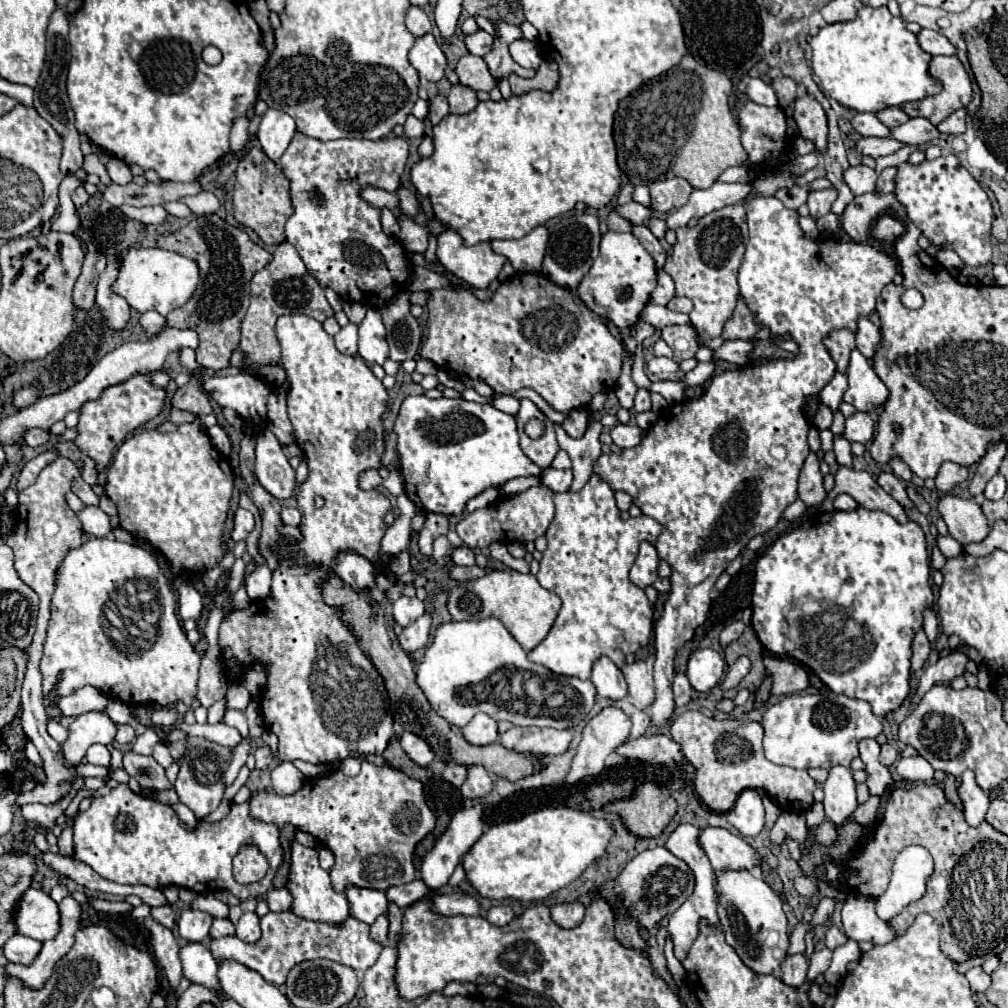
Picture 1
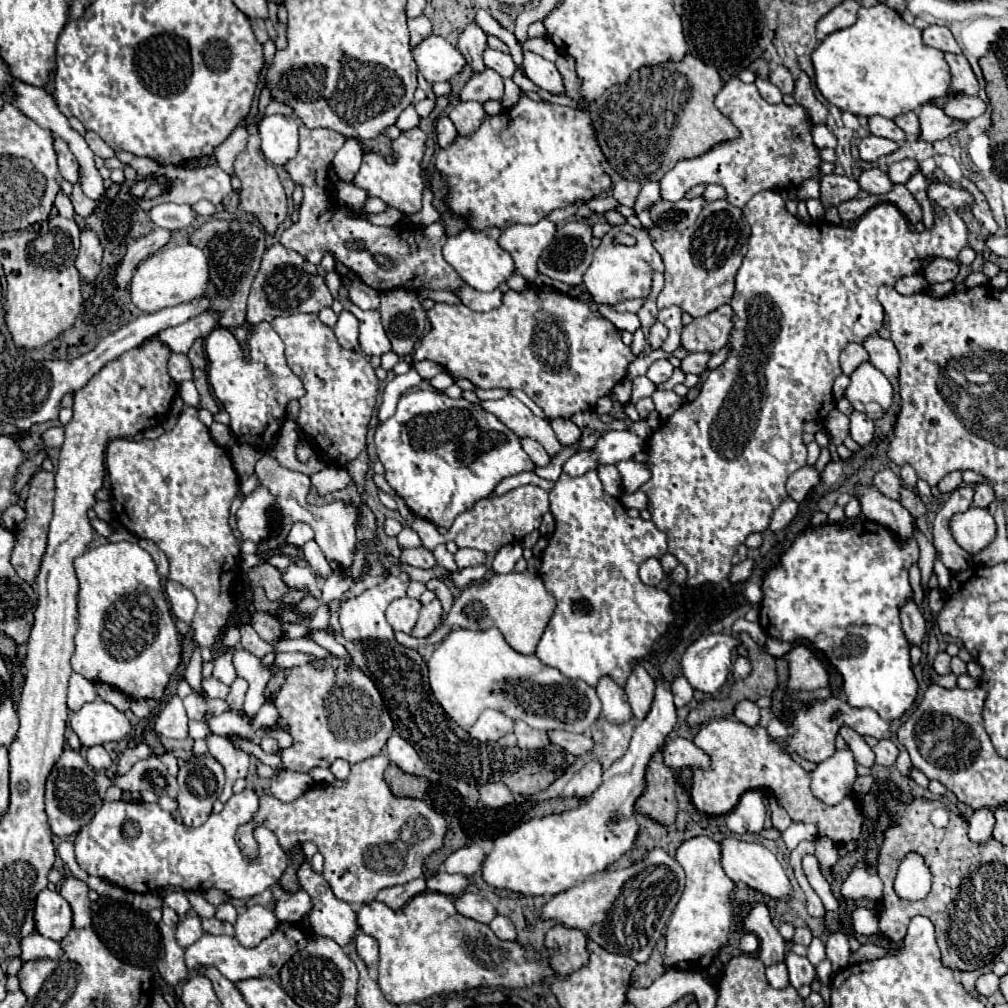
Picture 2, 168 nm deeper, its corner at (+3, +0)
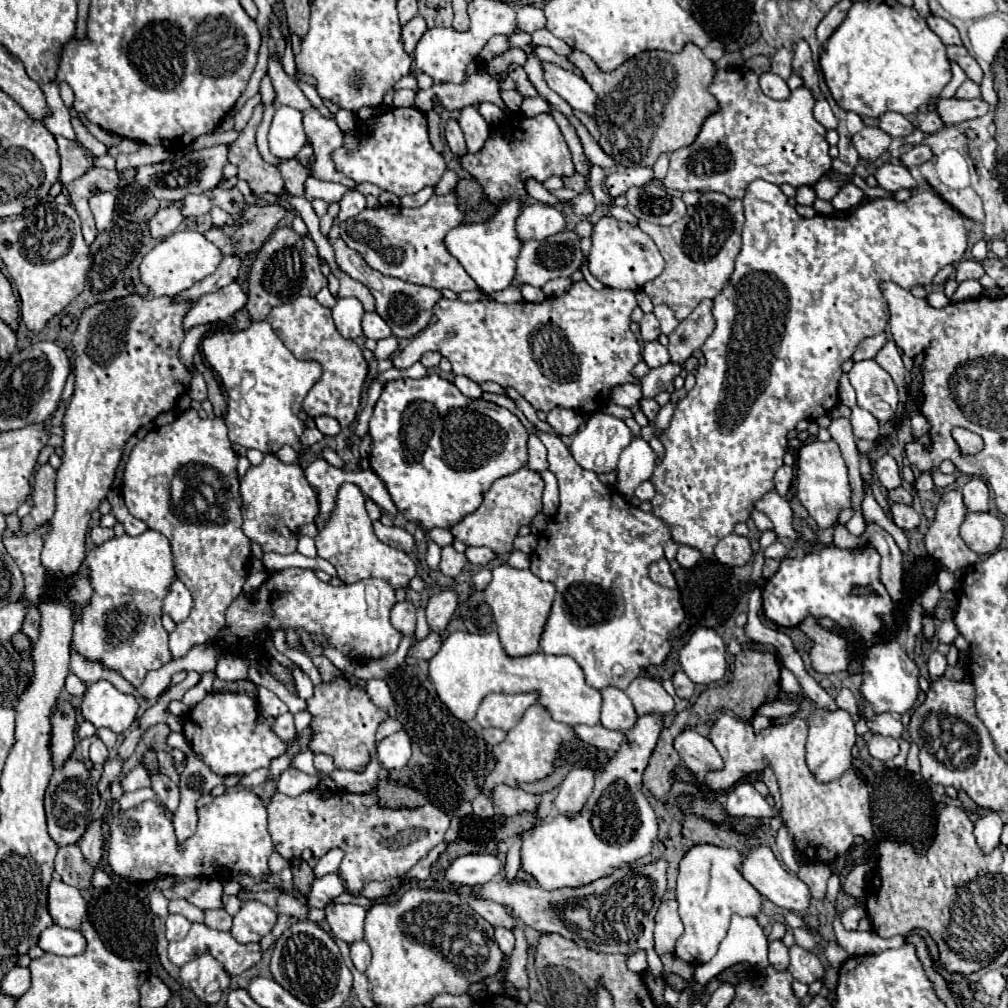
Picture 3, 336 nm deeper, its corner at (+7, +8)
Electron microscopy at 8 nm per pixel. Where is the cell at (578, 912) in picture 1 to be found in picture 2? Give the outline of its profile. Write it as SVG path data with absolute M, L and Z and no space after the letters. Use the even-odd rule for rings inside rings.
M552 926L546 934L546 950L552 968L560 974L570 974L588 962L586 934L580 928Z

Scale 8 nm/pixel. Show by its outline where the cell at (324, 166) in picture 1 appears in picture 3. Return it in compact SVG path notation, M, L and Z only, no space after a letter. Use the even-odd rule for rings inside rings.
M456 192L436 194L420 208L406 206L376 206L364 208L356 218L348 218L340 224L340 238L362 254L366 264L384 276L400 278L412 284L450 288L456 294L464 290L476 290L476 282L466 274L460 262L448 252L444 238L446 234L464 222L464 210L458 206Z

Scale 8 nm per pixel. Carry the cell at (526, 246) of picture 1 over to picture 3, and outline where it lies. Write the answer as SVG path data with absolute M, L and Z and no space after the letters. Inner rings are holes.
M536 202L532 206L526 206L520 210L520 216L516 220L516 232L520 240L540 240L548 238L552 234L558 234L566 228L564 212L556 206Z

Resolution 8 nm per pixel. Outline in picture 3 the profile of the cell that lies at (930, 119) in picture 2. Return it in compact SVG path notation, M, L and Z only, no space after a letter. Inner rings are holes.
M936 98L932 102L938 104L936 112L940 114L940 118L944 118L946 124L958 124L964 120L984 116L988 112L988 102L984 102L982 98L974 98L974 100L960 100L960 98L942 100L942 98Z

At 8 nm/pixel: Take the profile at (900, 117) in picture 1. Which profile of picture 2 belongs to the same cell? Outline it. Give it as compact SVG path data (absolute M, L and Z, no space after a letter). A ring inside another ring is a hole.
M914 112L898 114L898 116L894 118L894 122L896 122L896 126L898 126L898 128L902 128L902 130L904 130L906 134L910 134L910 136L918 136L918 132L920 132L918 116L916 116Z

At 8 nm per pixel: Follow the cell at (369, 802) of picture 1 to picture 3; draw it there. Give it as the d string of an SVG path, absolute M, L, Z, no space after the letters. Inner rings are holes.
M318 790L304 792L296 798L278 792L268 806L268 832L276 850L292 860L300 858L306 848L312 850L314 858L324 856L330 848L342 848L346 856L340 864L340 876L352 892L358 892L364 882L408 872L442 842L448 826L450 818L432 804L424 804L416 810L382 808L376 790L370 794L334 792L330 798L322 798Z

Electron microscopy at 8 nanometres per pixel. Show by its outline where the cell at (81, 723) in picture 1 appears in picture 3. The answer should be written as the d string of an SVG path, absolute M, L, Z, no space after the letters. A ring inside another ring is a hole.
M100 680L88 688L80 712L84 720L92 722L96 728L106 726L116 734L122 734L132 726L138 708L136 696L124 694L110 682Z

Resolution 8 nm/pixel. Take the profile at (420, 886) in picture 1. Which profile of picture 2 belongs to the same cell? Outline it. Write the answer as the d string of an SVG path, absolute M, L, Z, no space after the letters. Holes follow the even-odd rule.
M436 872L426 880L426 888L430 892L440 892L440 894L460 894L468 886L468 878L460 874L448 874L448 872Z

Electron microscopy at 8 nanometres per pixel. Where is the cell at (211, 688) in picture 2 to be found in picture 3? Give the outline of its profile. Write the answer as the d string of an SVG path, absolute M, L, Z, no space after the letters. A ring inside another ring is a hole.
M222 656L216 666L216 676L222 680L246 680L248 664L238 656Z

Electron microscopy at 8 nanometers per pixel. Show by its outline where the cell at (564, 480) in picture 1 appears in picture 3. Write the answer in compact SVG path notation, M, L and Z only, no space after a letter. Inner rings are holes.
M596 412L574 434L570 452L582 468L608 474L616 470L620 452L630 442L632 432L624 420L606 412ZM596 458L602 458L602 466L596 466Z

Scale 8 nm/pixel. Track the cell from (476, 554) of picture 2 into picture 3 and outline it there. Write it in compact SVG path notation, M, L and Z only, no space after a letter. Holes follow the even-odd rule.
M468 548L466 558L476 566L488 566L496 558L496 554L490 548Z

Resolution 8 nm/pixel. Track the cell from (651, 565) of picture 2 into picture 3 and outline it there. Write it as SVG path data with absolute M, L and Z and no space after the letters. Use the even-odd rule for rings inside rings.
M666 558L654 562L650 566L650 578L660 584L660 586L666 586L666 588L676 588L676 580L674 580L674 574L670 570L670 564Z

